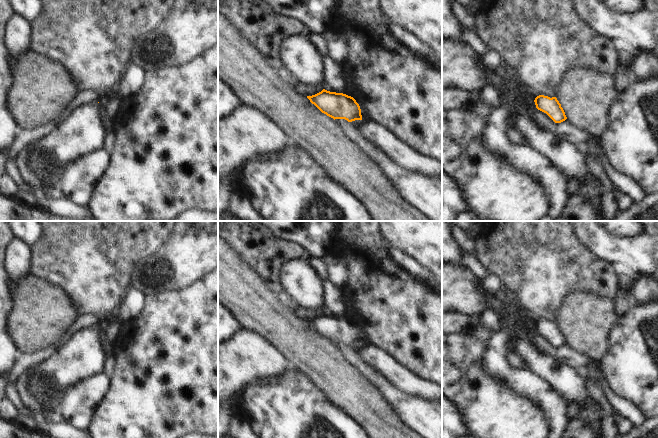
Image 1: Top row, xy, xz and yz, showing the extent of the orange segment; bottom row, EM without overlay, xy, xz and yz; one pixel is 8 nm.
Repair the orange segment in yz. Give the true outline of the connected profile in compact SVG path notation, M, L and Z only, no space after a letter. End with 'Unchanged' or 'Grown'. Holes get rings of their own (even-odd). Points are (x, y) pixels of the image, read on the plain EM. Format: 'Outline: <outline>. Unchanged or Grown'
Outline: M539 319L534 324L536 332L546 337L555 347L561 347L567 343L561 328L556 321Z. Unchanged.

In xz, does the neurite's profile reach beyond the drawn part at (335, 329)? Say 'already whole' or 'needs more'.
already whole

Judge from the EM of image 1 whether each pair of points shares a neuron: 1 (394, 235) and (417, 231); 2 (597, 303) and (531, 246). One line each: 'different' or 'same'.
1: same
2: different

